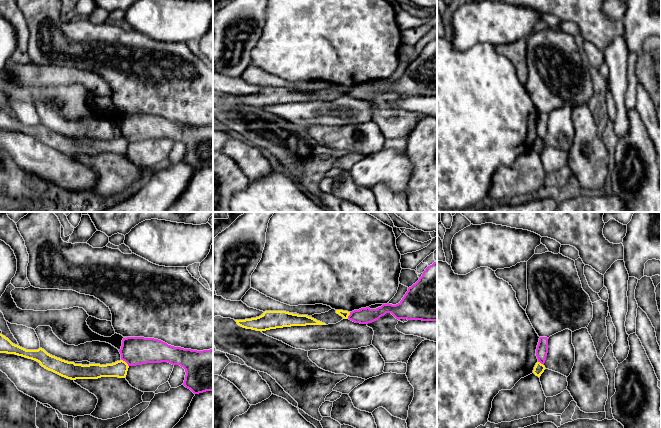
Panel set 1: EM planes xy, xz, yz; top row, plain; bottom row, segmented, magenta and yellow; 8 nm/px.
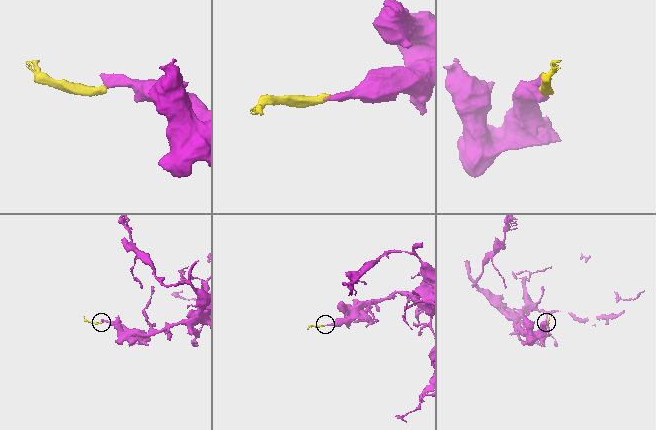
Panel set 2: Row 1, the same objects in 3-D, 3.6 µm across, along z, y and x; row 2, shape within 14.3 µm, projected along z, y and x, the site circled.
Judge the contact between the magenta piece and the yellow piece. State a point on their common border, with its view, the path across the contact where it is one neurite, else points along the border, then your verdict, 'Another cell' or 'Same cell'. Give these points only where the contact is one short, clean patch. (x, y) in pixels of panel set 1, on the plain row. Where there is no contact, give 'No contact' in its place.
Touches magenta at xy (126, 138). Boundary: xy (122, 135), (128, 142). Another cell

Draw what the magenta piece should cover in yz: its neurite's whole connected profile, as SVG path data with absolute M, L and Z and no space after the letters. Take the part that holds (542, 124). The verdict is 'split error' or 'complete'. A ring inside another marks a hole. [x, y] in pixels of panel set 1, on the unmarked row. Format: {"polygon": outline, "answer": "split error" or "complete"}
{"polygon": "M540 113L536 125L536 132L538 138L544 141L548 129L548 115L547 113Z", "answer": "complete"}

